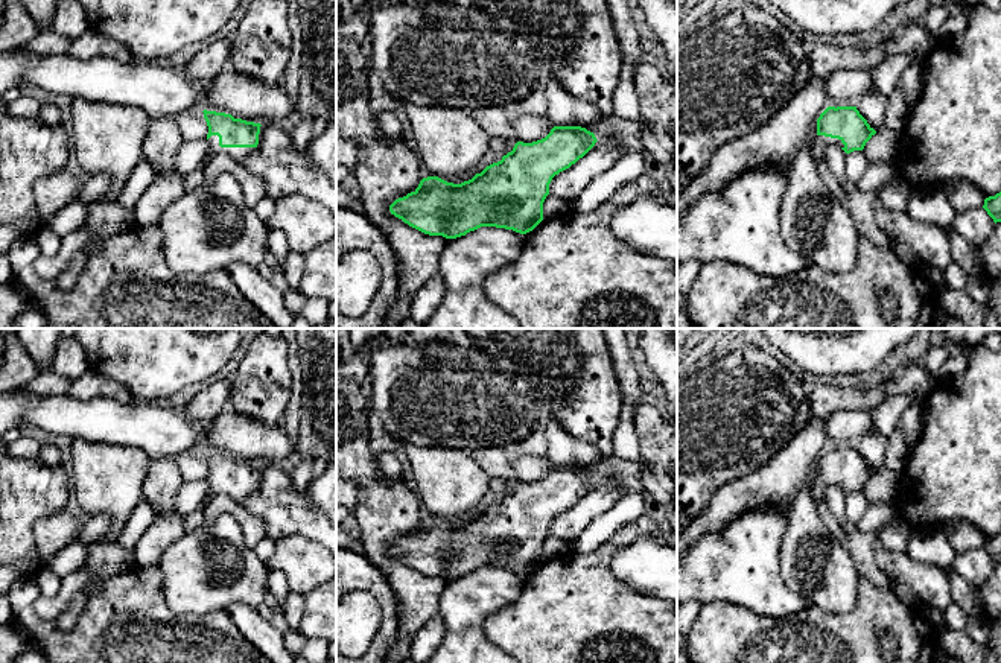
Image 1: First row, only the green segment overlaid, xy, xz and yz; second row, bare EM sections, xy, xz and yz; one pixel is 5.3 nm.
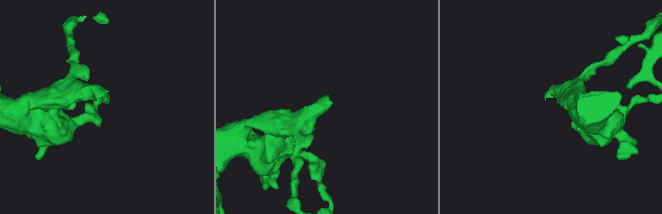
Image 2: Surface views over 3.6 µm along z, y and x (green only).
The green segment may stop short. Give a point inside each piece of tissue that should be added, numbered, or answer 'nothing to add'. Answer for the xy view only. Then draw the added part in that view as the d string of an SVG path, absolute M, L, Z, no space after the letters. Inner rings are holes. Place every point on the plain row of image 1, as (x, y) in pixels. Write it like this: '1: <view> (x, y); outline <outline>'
1: xy (238, 494); outline M211 476L208 479L208 490L211 491L213 496L225 494L231 497L234 502L243 505L243 502L254 493L256 488L221 488L219 477Z

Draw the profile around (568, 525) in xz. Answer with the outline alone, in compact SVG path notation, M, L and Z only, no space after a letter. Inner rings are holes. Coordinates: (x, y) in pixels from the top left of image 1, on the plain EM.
M605 476L583 499L552 519L549 535L567 541L577 538L596 517L612 509L627 491L621 477Z

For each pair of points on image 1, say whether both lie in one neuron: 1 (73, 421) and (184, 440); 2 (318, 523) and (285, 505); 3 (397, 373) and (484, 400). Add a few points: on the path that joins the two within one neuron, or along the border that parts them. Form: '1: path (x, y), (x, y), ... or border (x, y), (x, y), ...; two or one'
1: path (101, 421), (142, 425), (157, 431); one
2: path (311, 522), (292, 513); one
3: path (419, 390), (423, 394), (463, 399); one

